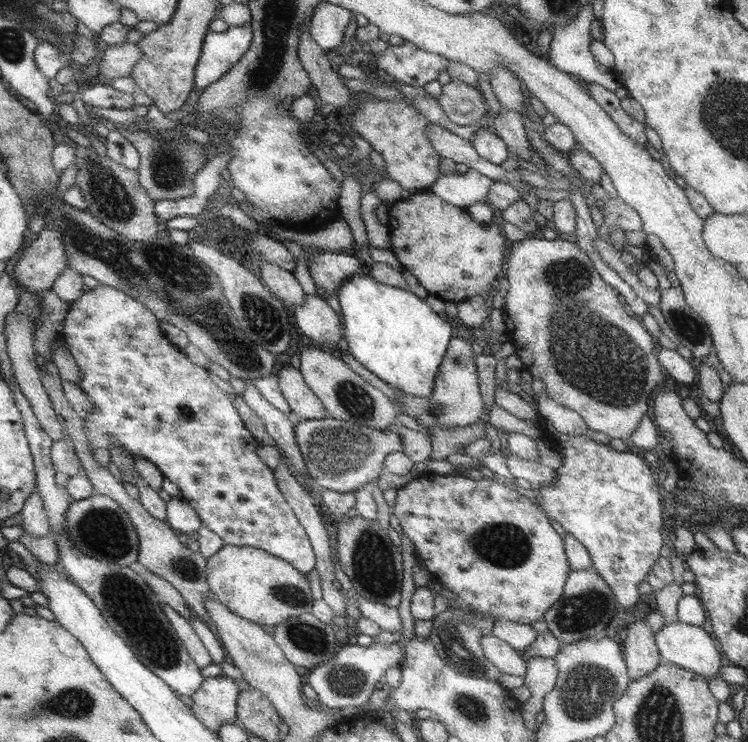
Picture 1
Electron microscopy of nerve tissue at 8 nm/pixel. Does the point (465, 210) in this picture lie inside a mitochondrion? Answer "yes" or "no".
no

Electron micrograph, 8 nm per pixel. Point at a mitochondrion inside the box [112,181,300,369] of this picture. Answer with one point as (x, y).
(266, 324)

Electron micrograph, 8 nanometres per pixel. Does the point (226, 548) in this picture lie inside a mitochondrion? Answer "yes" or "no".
no

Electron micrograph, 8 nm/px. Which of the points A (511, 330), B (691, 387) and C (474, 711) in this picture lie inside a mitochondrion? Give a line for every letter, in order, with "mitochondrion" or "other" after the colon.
A: other
B: other
C: mitochondrion

